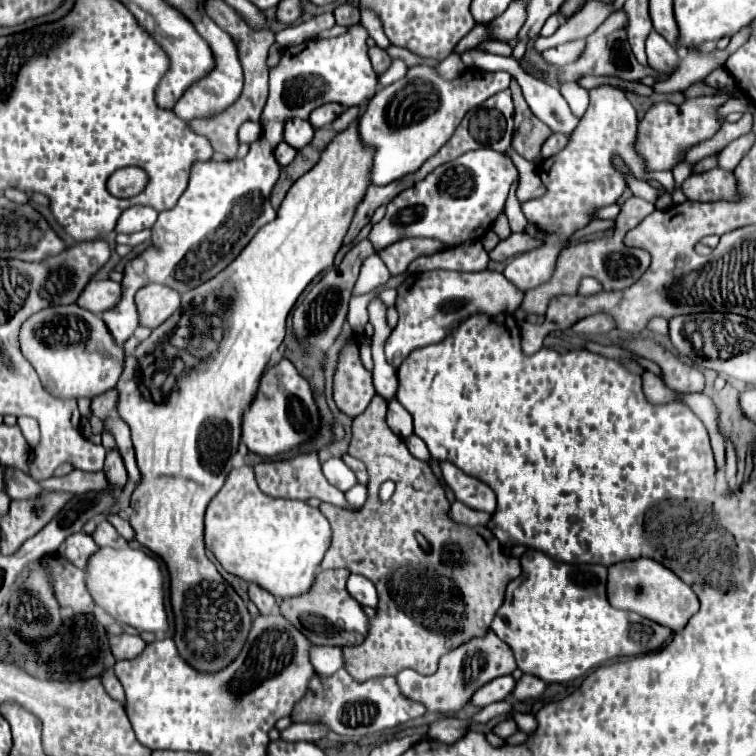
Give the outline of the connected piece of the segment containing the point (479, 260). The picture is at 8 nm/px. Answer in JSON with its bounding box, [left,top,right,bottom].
[409,241,489,273]

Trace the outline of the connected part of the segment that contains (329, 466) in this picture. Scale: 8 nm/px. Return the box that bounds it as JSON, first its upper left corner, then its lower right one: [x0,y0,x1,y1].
[321,457,357,491]

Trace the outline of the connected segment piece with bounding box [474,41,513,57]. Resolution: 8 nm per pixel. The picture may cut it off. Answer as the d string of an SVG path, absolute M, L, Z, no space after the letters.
M490 41L487 43L482 43L481 45L474 47L474 49L483 49L489 53L499 54L506 57L510 57L513 51L513 49L508 46L508 44L500 41Z

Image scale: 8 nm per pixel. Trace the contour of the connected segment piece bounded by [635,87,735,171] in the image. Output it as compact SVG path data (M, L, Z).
M735 87L719 88L719 95L705 96L703 99L687 99L681 105L667 101L649 107L645 117L637 123L635 151L643 159L648 171L669 171L683 149L693 147L699 141L711 139L719 131L722 123L717 118L717 109L733 95Z

